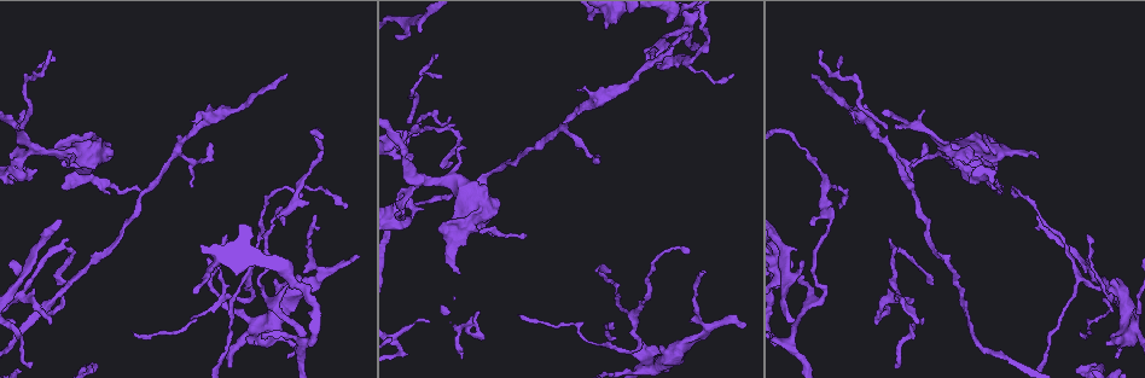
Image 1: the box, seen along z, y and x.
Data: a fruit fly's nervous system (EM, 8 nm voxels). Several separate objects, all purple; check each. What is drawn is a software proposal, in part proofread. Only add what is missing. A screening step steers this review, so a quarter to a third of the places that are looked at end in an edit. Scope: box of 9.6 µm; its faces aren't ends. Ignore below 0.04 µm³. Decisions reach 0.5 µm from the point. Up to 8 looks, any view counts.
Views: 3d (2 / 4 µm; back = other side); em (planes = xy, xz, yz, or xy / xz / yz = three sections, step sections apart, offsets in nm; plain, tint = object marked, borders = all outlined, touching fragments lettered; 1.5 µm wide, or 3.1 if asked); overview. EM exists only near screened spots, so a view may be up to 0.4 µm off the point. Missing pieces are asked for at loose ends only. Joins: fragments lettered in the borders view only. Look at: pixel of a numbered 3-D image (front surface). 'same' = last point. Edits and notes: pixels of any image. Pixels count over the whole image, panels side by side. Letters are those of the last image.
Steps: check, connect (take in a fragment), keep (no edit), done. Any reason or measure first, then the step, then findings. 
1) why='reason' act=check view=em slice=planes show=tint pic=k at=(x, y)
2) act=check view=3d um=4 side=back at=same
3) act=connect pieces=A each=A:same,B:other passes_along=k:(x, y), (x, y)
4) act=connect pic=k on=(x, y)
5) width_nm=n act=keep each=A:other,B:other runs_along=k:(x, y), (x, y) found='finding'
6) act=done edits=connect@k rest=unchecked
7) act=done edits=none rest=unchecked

why='free end' act=check view=em slice=planes show=borders pic=1 at=(1039, 157)

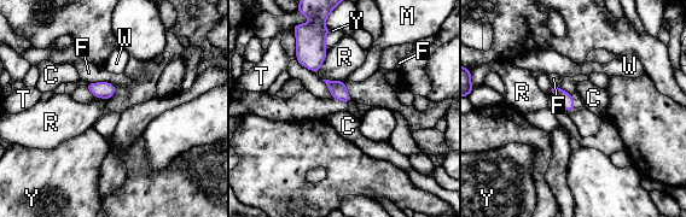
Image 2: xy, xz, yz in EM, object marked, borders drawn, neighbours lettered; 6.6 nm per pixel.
act=keep each=C:other,F:other,M:other,R:other,T:other,W:other,Y:other border=2:(327, 51), (321, 66), (314, 72) found='no lettered fragment goes on from it'

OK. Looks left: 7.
why='an open end' act=check view=3d um=2 pic=1 at=(287, 74)

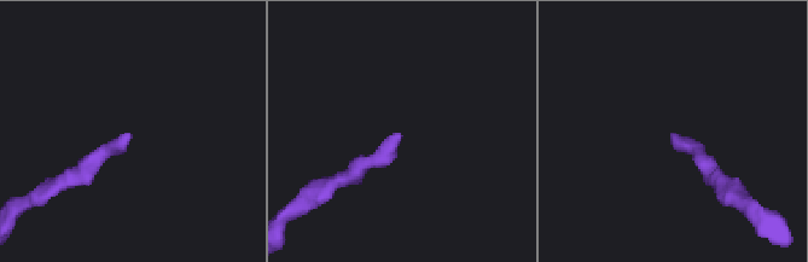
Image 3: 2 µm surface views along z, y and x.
why='now the EM' act=check view=em slice=planes show=borders pic=3 at=(672, 137)

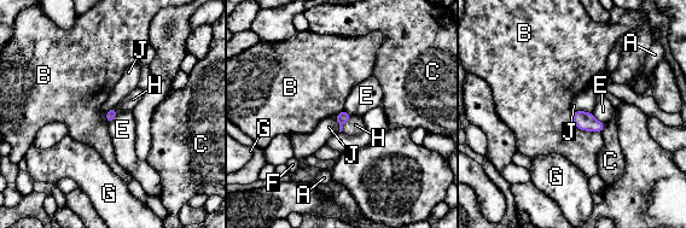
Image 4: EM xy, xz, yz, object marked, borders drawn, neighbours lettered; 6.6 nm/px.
longest_contact=B:240nm act=connect pieces=H each=A:other,B:other,C:other,E:other,F:other,G:other,H:same,J:other found='it goes on there'

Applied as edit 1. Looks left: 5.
why='redraw' act=check view=overview

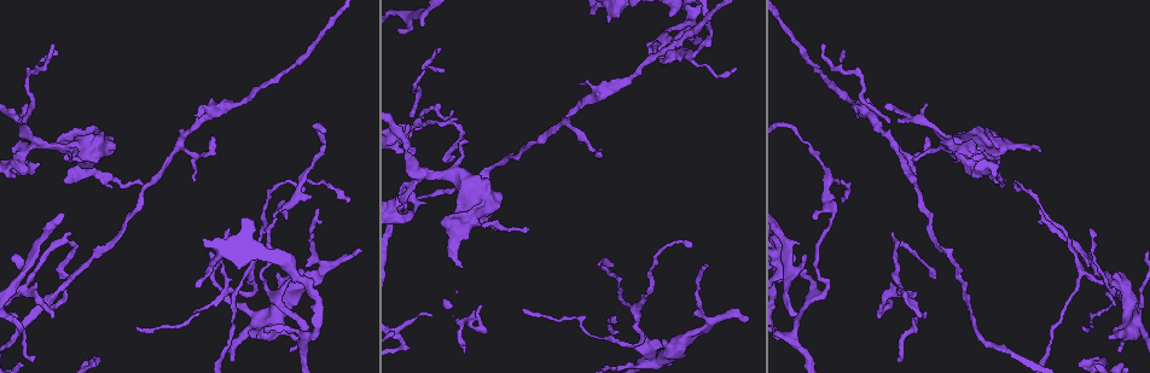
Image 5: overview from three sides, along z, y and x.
why='an open end' act=check view=em slice=planes show=borders pic=5 at=(1118, 351)

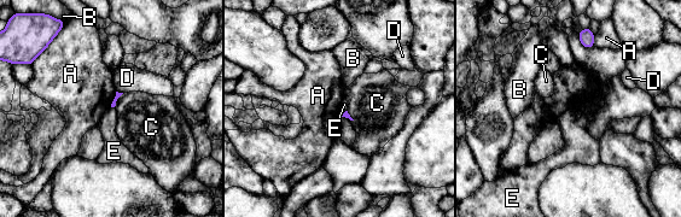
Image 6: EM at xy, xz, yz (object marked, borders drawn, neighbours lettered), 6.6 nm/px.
act=keep each=A:other,B:other,C:other,D:other,E:other border=6:(595, 35), (593, 46) found='no lettered fragment goes on from it'

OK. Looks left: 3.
act=done edits=connect@4 rest=unchecked

